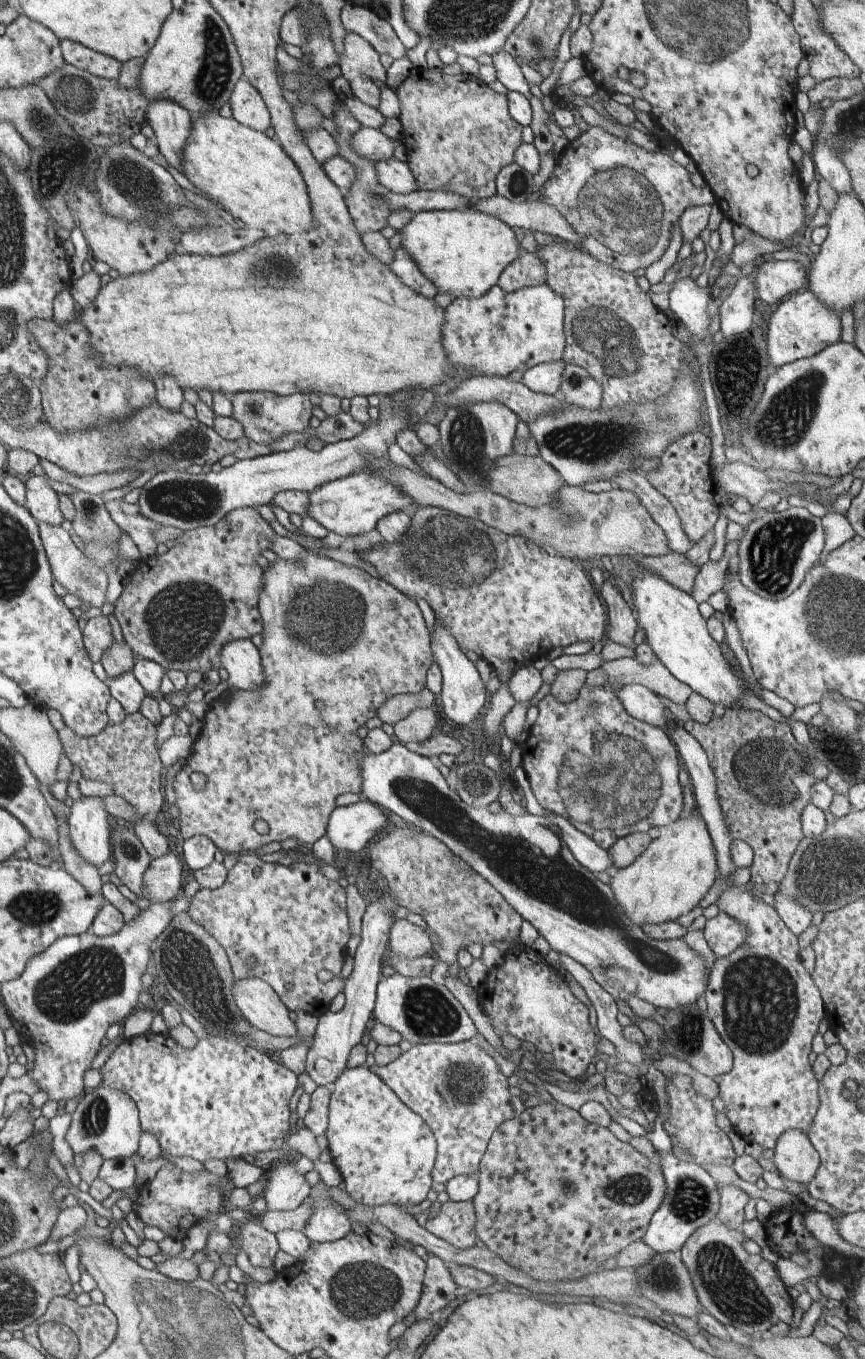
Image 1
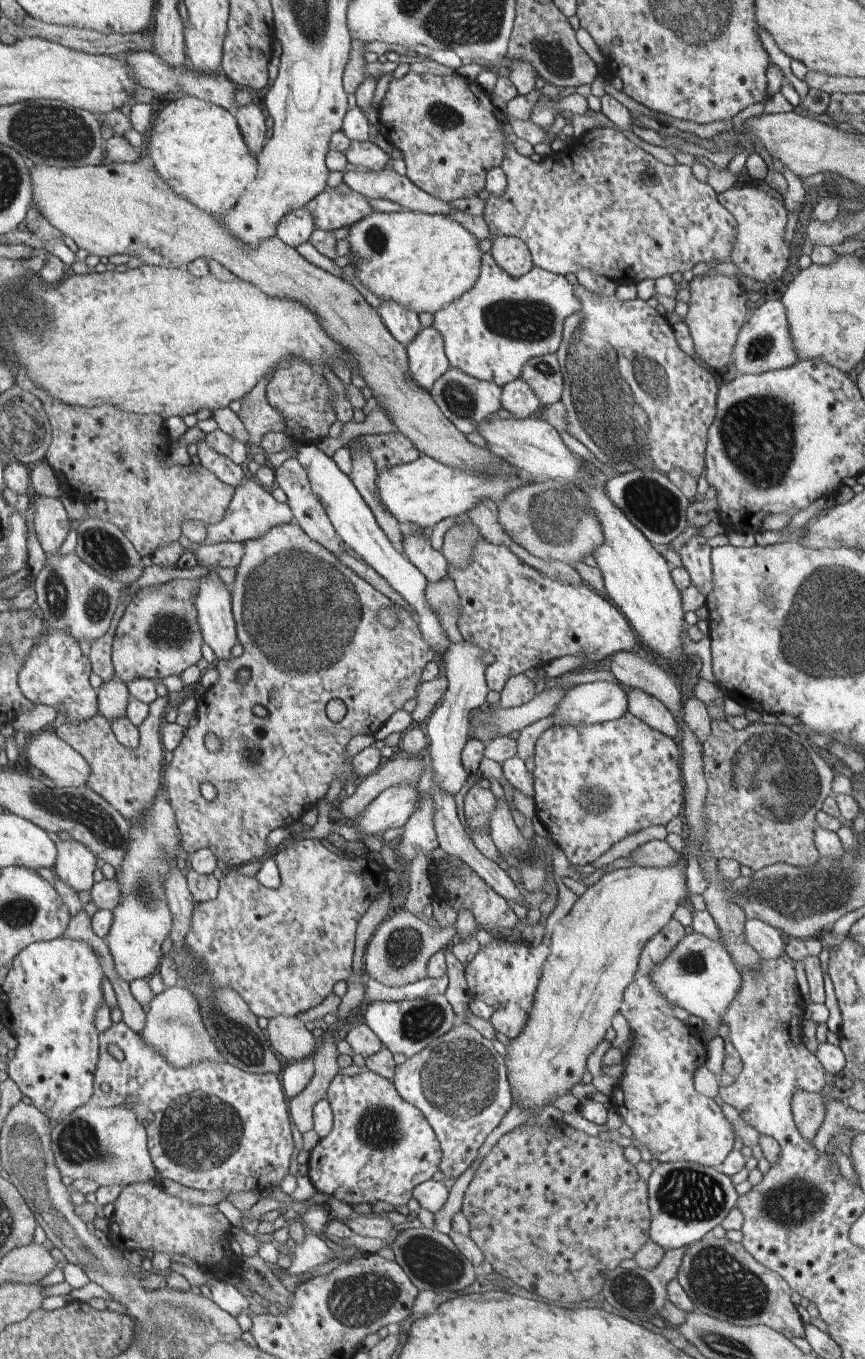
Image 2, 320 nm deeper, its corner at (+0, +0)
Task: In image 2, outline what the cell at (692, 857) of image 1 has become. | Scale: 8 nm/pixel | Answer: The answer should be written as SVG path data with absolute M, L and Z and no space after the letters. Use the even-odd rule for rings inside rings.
M682 858L664 868L635 865L608 872L588 887L576 900L570 913L554 926L549 956L536 988L528 1022L518 1038L511 1039L506 1046L506 1064L509 1065L510 1084L514 1088L514 1104L520 1102L530 1110L541 1112L552 1100L567 1094L574 1085L582 1082L590 1054L604 1040L613 1016L623 1004L624 992L639 970L642 948L670 922L678 906L688 904L686 869L685 859Z

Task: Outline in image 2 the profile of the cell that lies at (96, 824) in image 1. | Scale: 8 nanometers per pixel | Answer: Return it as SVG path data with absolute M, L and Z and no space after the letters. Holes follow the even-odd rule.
M74 838L70 841L60 840L57 852L56 876L78 893L91 890L95 884L96 854Z

